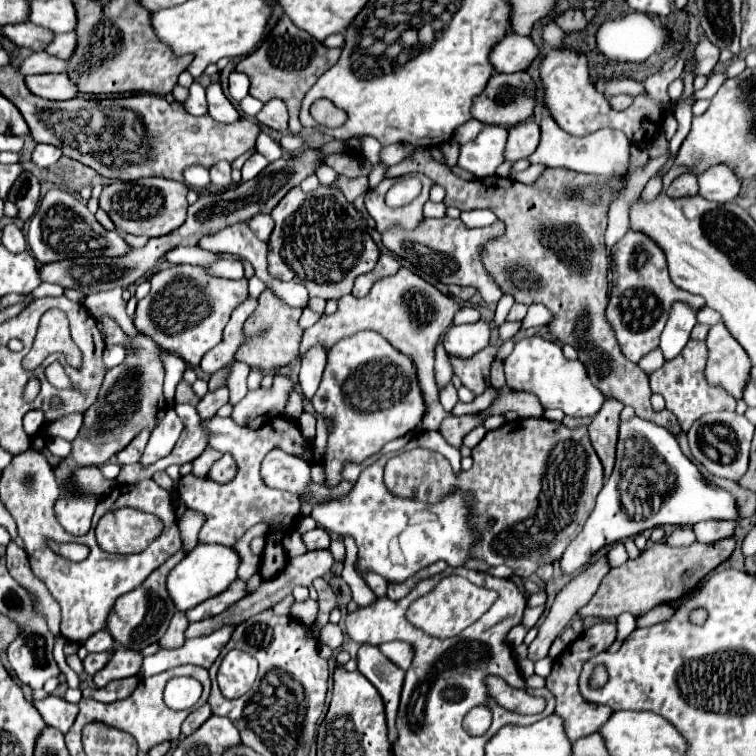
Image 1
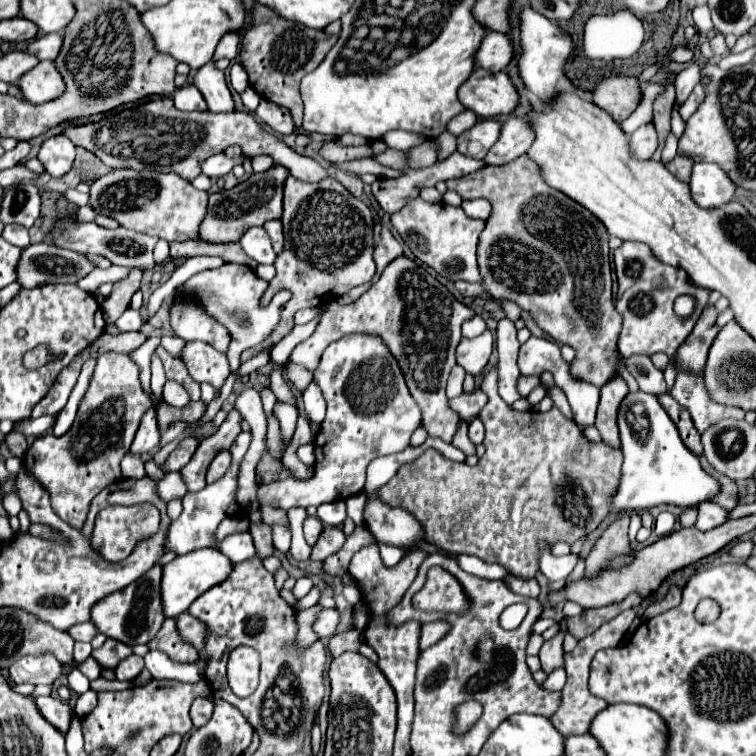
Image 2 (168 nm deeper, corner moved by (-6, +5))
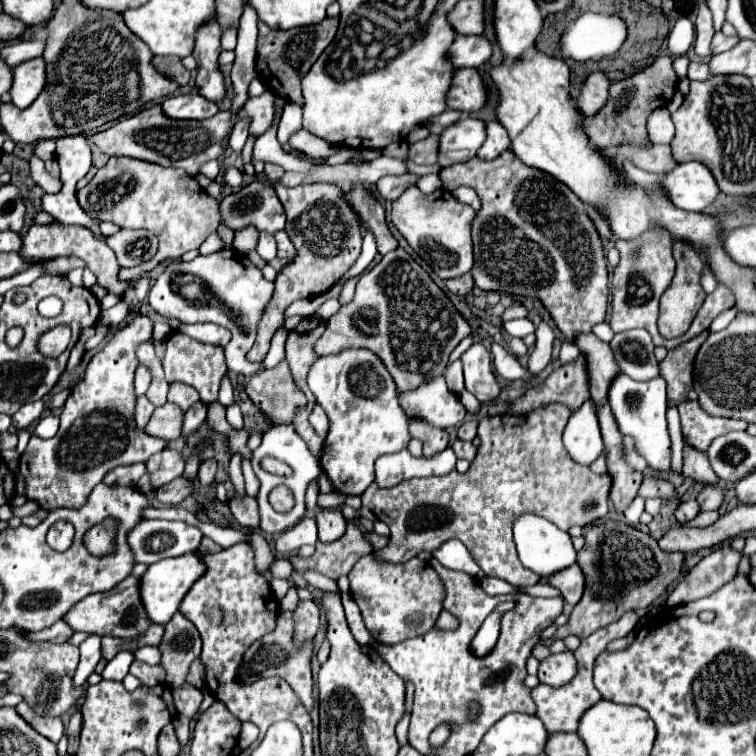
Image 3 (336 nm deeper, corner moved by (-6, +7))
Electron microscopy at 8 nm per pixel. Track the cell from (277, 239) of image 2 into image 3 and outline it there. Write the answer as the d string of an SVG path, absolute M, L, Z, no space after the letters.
M285 231L275 233L275 241L277 241L277 257L281 257L281 259L291 259L291 257L295 255L295 247L293 247L293 243L289 241L289 237L287 237Z

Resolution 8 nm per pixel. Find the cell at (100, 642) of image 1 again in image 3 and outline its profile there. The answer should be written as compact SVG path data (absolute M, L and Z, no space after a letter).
M57 621L49 629L43 629L39 633L27 633L27 637L33 641L55 641L55 643L59 643L59 641L69 641L73 637L73 633L75 631L71 629L71 625L67 625L65 621Z

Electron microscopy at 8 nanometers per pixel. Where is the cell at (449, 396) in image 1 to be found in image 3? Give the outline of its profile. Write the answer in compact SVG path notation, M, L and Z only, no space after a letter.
M453 361L453 363L447 367L445 381L447 381L447 387L449 387L453 393L461 393L461 391L465 389L465 385L463 385L463 371L461 371L461 361Z

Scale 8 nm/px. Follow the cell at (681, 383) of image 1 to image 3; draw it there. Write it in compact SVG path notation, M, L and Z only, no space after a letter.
M683 401L683 405L679 405L679 415L685 441L699 451L707 451L707 445L717 435L733 429L747 429L747 423L741 419L711 417L709 413L703 413L699 401Z

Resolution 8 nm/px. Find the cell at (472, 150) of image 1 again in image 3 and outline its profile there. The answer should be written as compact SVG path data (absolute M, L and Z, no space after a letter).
M475 117L459 119L457 123L453 123L441 133L439 165L447 167L453 163L469 161L471 157L477 155L477 149L479 145L483 145L485 137L487 137L485 121L475 119Z

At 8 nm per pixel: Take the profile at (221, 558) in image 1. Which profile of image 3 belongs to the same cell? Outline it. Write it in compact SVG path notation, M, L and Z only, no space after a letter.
M185 553L175 559L163 559L163 561L157 561L155 565L149 565L147 573L141 577L141 597L143 597L145 609L149 613L149 619L153 623L161 623L161 625L171 621L171 617L177 613L183 597L189 593L191 585L199 577L203 577L205 569L207 569L207 565L203 565L203 559L199 559L195 553Z

